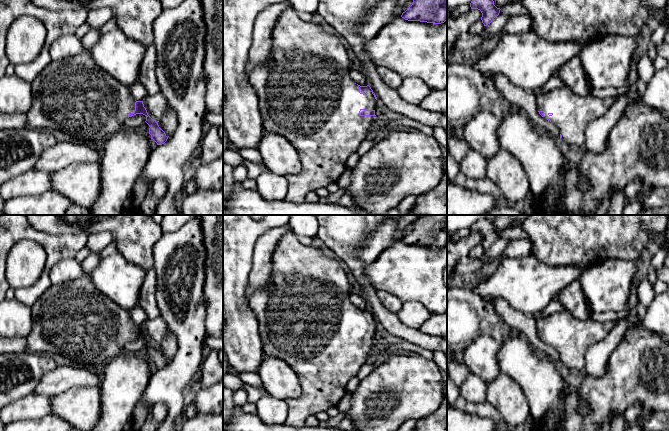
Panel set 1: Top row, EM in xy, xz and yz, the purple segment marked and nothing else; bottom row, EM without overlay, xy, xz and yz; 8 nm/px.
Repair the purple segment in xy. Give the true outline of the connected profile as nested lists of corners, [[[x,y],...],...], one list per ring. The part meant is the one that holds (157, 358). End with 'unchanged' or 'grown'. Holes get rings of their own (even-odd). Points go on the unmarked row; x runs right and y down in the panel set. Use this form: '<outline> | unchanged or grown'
[[[90,277],[50,285],[31,310],[32,328],[26,337],[30,352],[59,354],[75,365],[99,367],[119,355],[128,341],[143,338],[150,351],[148,361],[157,369],[164,368],[168,363],[158,347],[148,339],[143,325],[136,325],[128,310],[99,292]]] | grown

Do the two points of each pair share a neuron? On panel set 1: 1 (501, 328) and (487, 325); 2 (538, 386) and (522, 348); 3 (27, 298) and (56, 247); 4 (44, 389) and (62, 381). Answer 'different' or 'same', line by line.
1: same
2: same
3: same
4: same

